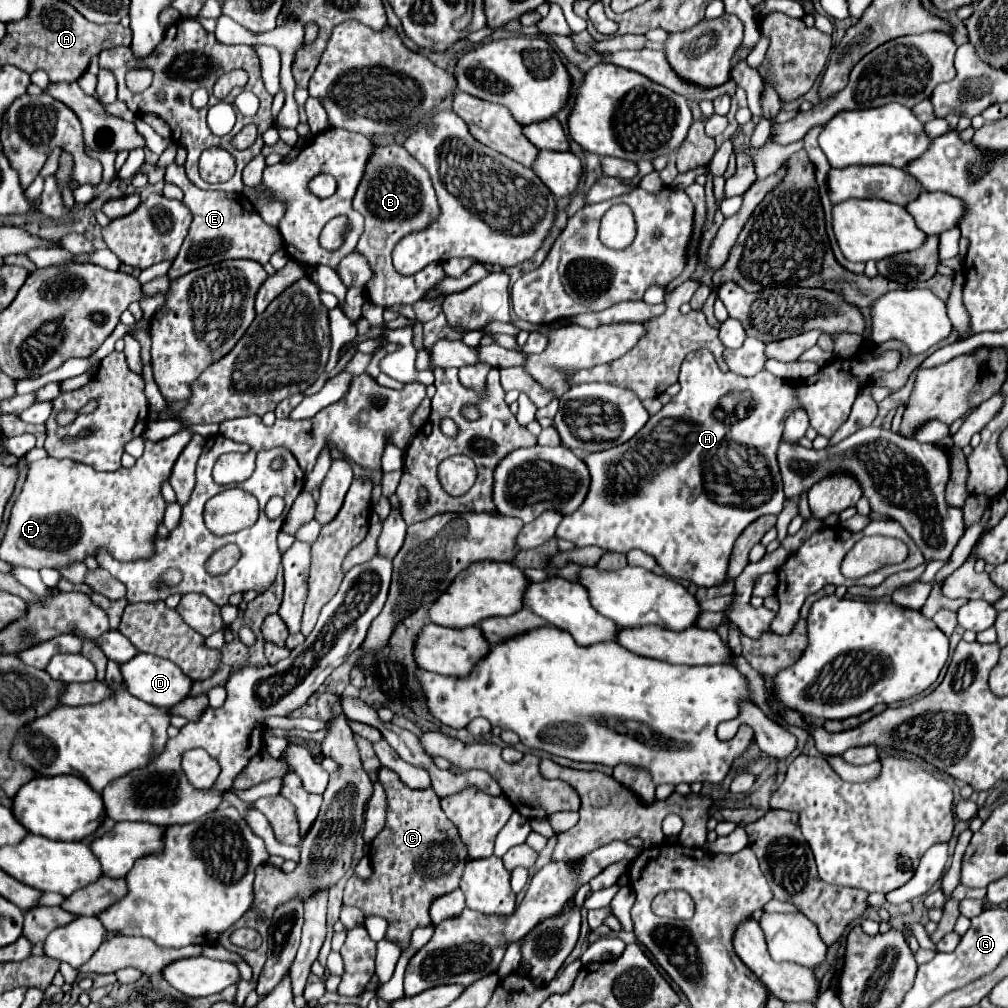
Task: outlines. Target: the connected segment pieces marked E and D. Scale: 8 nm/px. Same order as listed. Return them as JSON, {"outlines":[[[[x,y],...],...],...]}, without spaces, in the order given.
{"outlines":[[[[171,163],[165,167],[165,183],[177,185],[185,197],[183,203],[193,213],[193,223],[189,229],[187,239],[181,245],[179,255],[173,261],[173,267],[169,269],[169,277],[177,279],[193,269],[219,263],[225,259],[253,259],[261,265],[269,261],[269,257],[283,247],[281,235],[267,225],[261,215],[255,211],[253,203],[243,193],[225,193],[225,191],[203,191],[195,187],[187,175],[185,167]]],[[[137,653],[131,661],[121,663],[119,665],[121,675],[123,675],[123,685],[125,689],[135,695],[137,699],[155,705],[155,707],[173,707],[179,701],[183,701],[189,695],[191,689],[191,679],[179,669],[175,667],[175,663],[167,661],[167,659],[159,659],[155,655],[149,653]]]]}

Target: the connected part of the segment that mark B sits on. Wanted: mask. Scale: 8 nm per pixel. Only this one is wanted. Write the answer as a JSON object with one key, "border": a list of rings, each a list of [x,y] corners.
{"border":[[[375,143],[375,151],[371,153],[373,155],[371,159],[367,159],[363,183],[359,183],[359,191],[353,199],[353,209],[365,217],[365,231],[355,251],[367,259],[373,271],[373,277],[365,287],[369,301],[387,309],[393,305],[419,301],[439,279],[443,279],[445,273],[440,262],[433,262],[409,277],[399,275],[391,265],[391,251],[397,241],[413,229],[423,229],[425,225],[435,221],[439,215],[439,205],[427,171],[401,145]]]}

